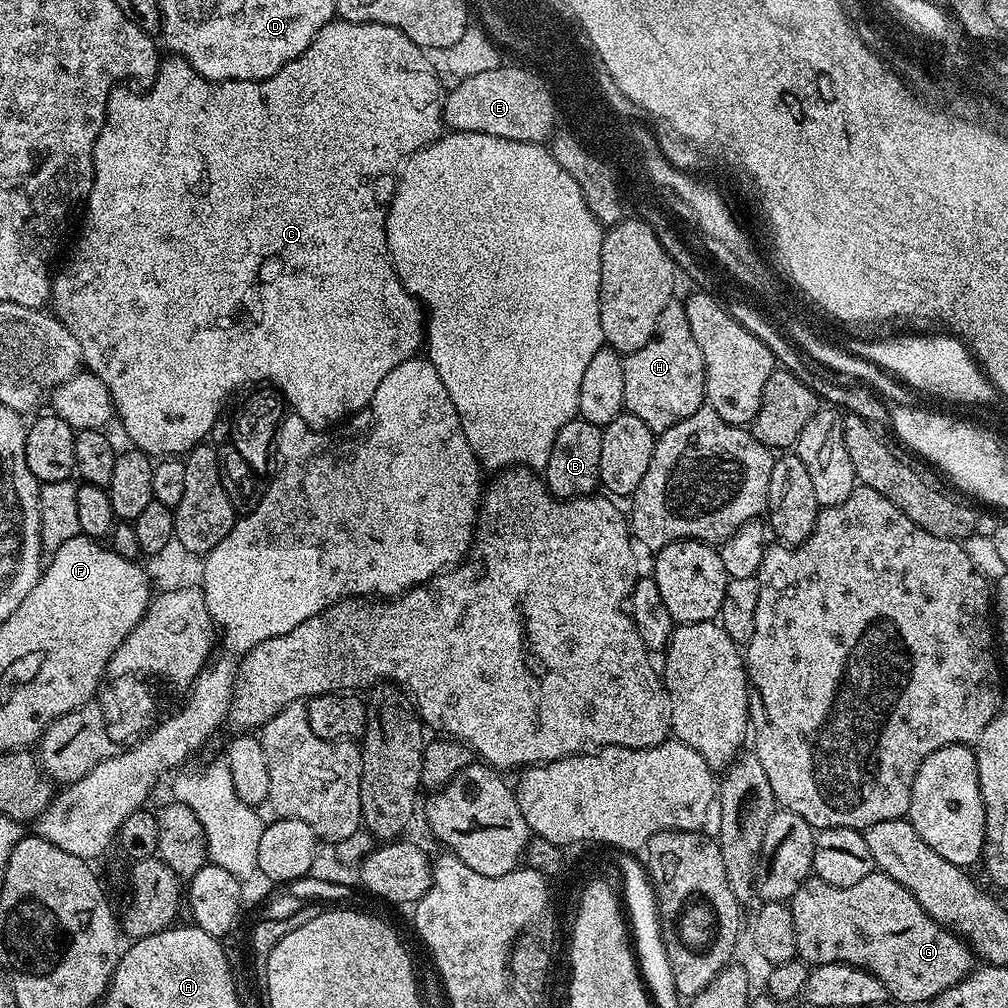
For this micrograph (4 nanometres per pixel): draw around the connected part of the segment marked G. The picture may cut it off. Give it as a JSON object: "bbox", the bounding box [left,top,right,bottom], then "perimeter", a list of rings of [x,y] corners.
{"bbox":[790,870,974,1005],"perimeter":[[[874,870],[854,886],[830,886],[815,878],[804,881],[790,901],[796,935],[796,954],[809,966],[818,964],[853,964],[873,972],[886,986],[889,997],[900,1004],[927,1005],[938,994],[962,982],[974,967],[974,953],[950,928],[941,927],[915,900],[914,894],[882,871]]]}

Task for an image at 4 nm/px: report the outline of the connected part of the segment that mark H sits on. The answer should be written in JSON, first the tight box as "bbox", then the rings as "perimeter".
{"bbox":[624,303,705,434],"perimeter":[[[683,303],[668,304],[666,310],[662,310],[662,318],[658,318],[658,326],[654,330],[650,342],[646,342],[646,346],[642,346],[642,350],[634,350],[624,356],[624,377],[626,378],[625,409],[638,418],[642,418],[642,422],[646,422],[646,426],[650,426],[653,434],[670,430],[670,426],[690,418],[690,414],[705,407],[704,359],[702,350],[698,350],[698,342],[694,342],[694,334],[690,334],[690,322],[686,320]]]}

